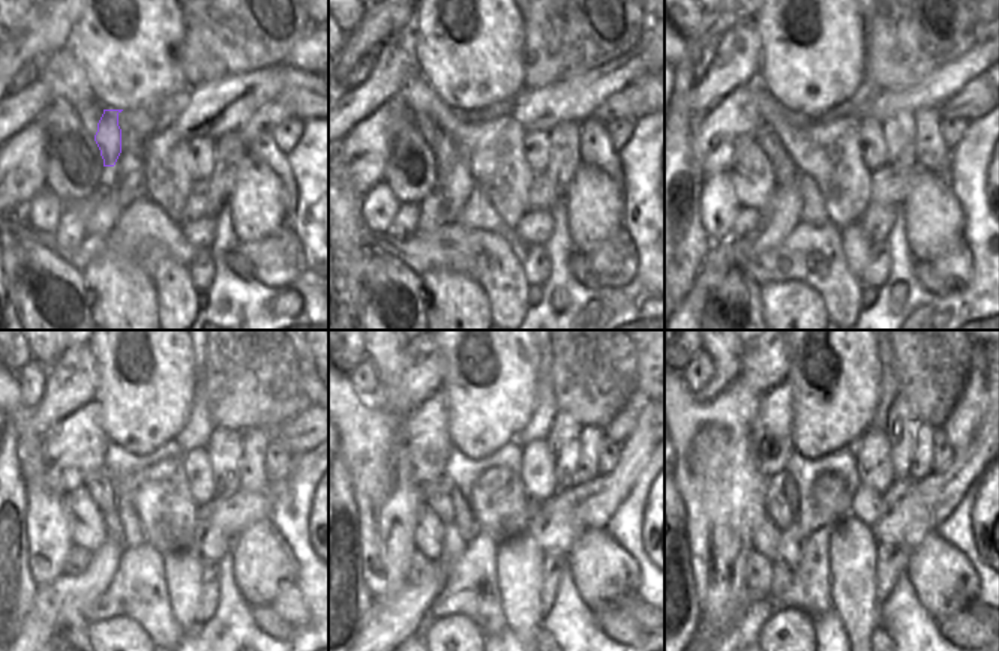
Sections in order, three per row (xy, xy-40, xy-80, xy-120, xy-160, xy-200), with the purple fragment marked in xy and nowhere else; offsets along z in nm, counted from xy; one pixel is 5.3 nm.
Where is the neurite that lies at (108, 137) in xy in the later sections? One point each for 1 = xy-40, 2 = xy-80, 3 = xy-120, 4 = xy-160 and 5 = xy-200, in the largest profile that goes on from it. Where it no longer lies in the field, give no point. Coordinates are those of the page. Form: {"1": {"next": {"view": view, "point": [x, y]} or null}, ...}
{"1": {"next": {"view": "xy-40", "point": [446, 150]}}, "2": {"next": {"view": "xy-80", "point": [785, 170]}}, "3": {"next": {"view": "xy-120", "point": [113, 525]}}, "4": {"next": {"view": "xy-160", "point": [453, 545]}}, "5": {"next": {"view": "xy-200", "point": [786, 560]}}}

